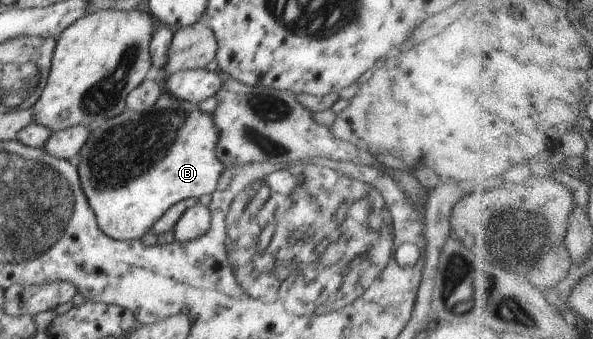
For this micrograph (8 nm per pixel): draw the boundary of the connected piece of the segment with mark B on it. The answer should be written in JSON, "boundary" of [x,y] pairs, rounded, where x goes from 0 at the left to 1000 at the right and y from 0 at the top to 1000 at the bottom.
{"boundary":[[[265,71],[253,127],[255,192],[268,212],[265,236],[275,260],[270,289],[246,327],[209,324],[155,381],[145,425],[137,437],[137,478],[128,490],[140,569],[159,622],[169,678],[197,711],[238,705],[297,596],[310,584],[336,584],[358,572],[381,496],[363,445],[369,416],[369,378],[359,336],[339,327],[332,307],[305,298],[283,268],[277,268],[282,227],[275,209],[283,183],[283,145],[292,97],[293,86]]]}

